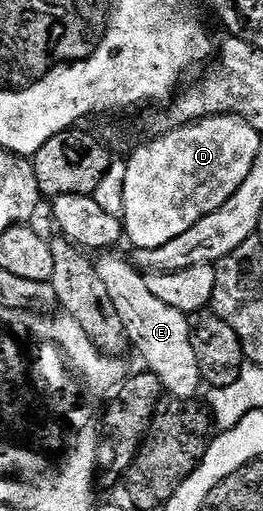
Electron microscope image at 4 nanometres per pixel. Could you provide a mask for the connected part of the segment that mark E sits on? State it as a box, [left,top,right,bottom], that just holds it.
[97,252,203,398]

